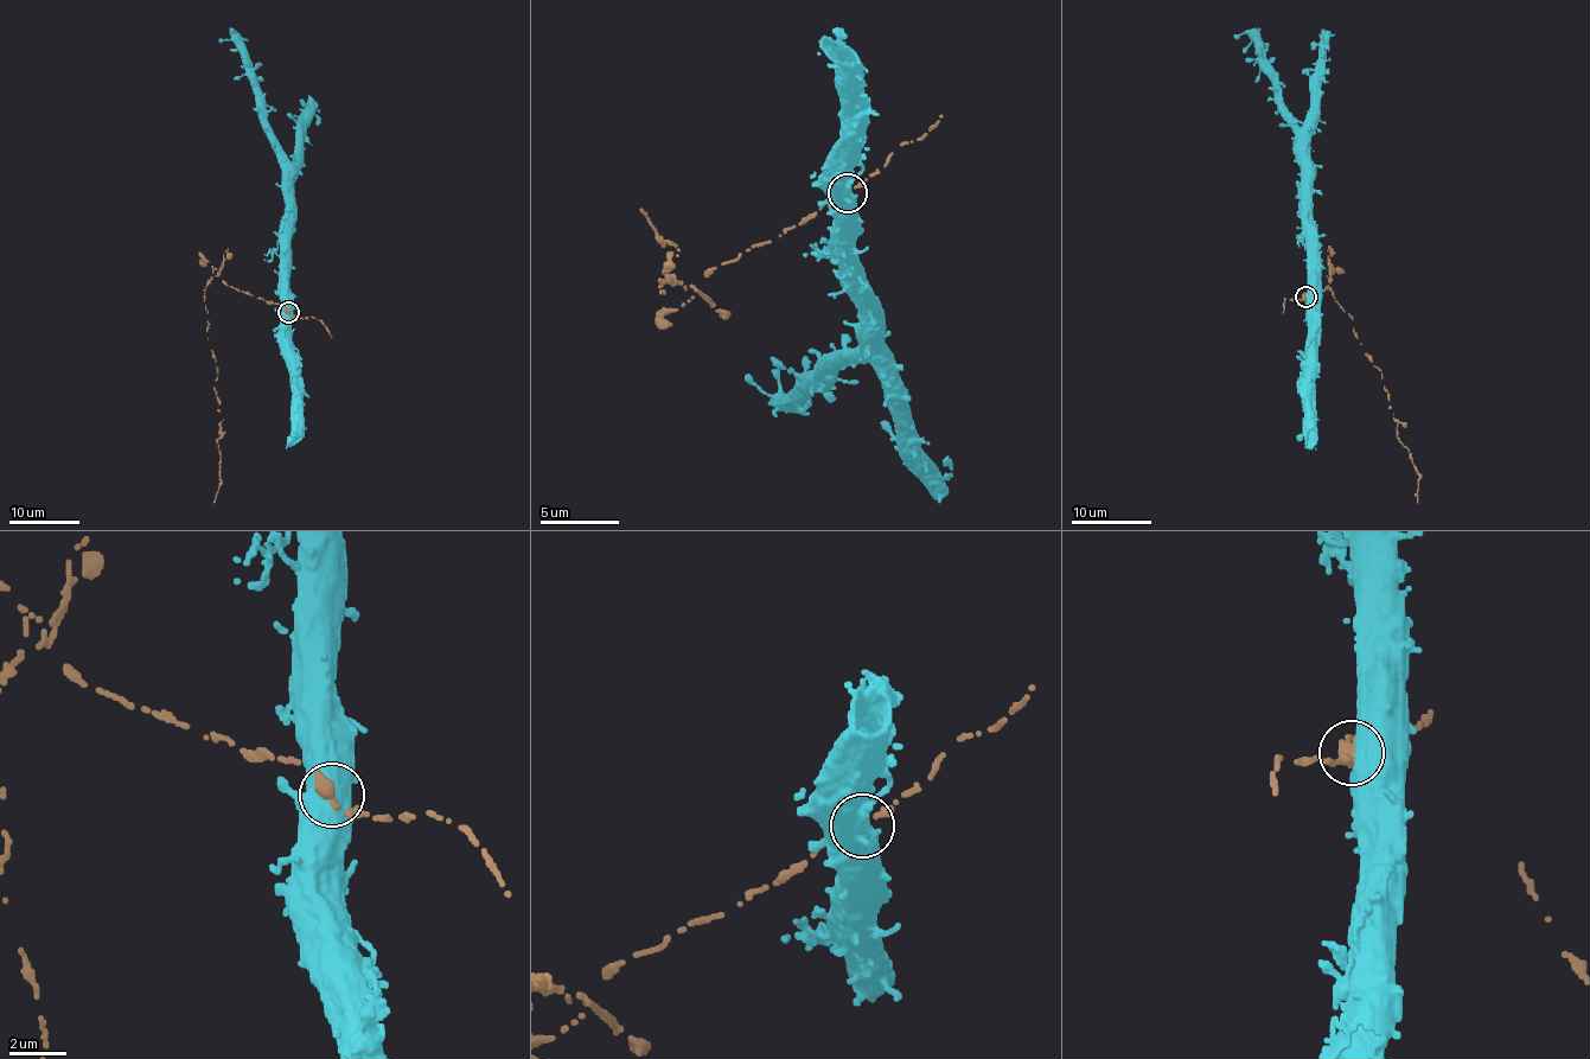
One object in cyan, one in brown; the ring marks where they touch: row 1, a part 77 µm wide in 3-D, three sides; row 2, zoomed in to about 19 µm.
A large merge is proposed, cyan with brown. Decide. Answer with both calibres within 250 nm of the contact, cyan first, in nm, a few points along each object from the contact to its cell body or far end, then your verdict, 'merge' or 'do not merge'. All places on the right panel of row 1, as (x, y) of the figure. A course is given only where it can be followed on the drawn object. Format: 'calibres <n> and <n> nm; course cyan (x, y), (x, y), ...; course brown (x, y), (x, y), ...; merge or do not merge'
calibres 850 and 460 nm; course cyan (1306, 298), (1302, 129), (1283, 106), (1277, 75), (1266, 62), (1263, 43), (1245, 32), (1234, 38); course brown (1306, 298), (1332, 279), (1330, 289), (1353, 318), (1365, 355), (1383, 372), (1398, 441), (1418, 474), (1417, 503); do not merge

